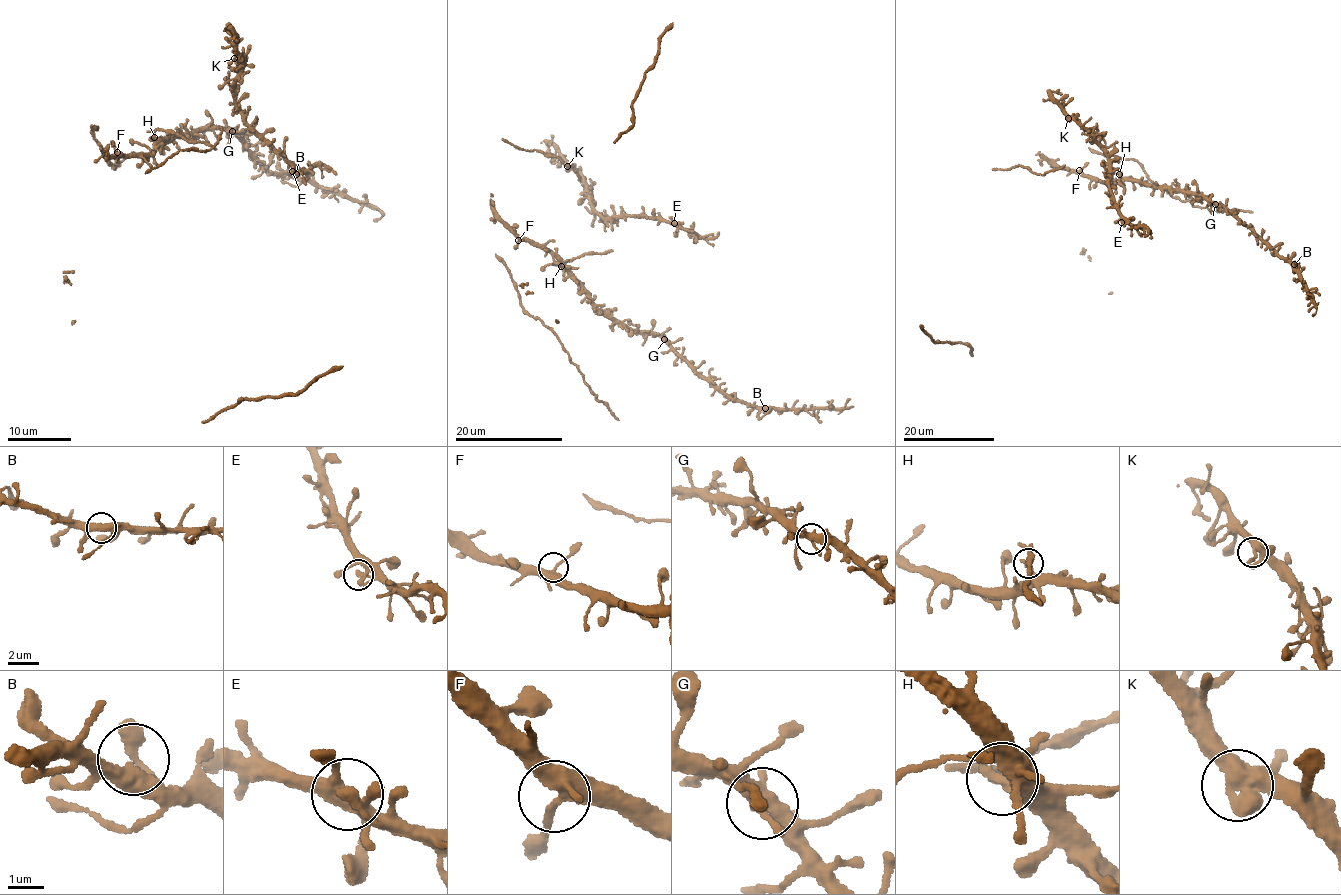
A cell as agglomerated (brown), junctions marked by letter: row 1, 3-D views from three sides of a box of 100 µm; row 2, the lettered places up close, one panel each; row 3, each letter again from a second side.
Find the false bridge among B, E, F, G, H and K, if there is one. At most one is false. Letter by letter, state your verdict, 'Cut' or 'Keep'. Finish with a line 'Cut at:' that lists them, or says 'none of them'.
B: Keep
E: Keep
F: Keep
G: Keep
H: Cut
K: Keep
Cut at: H

